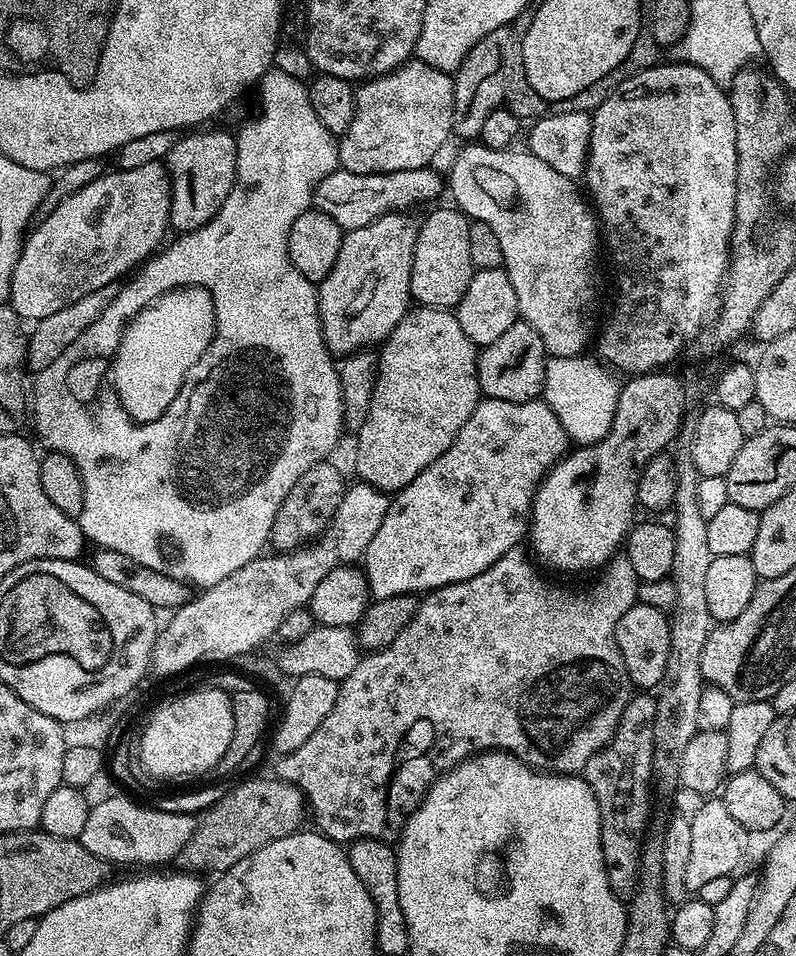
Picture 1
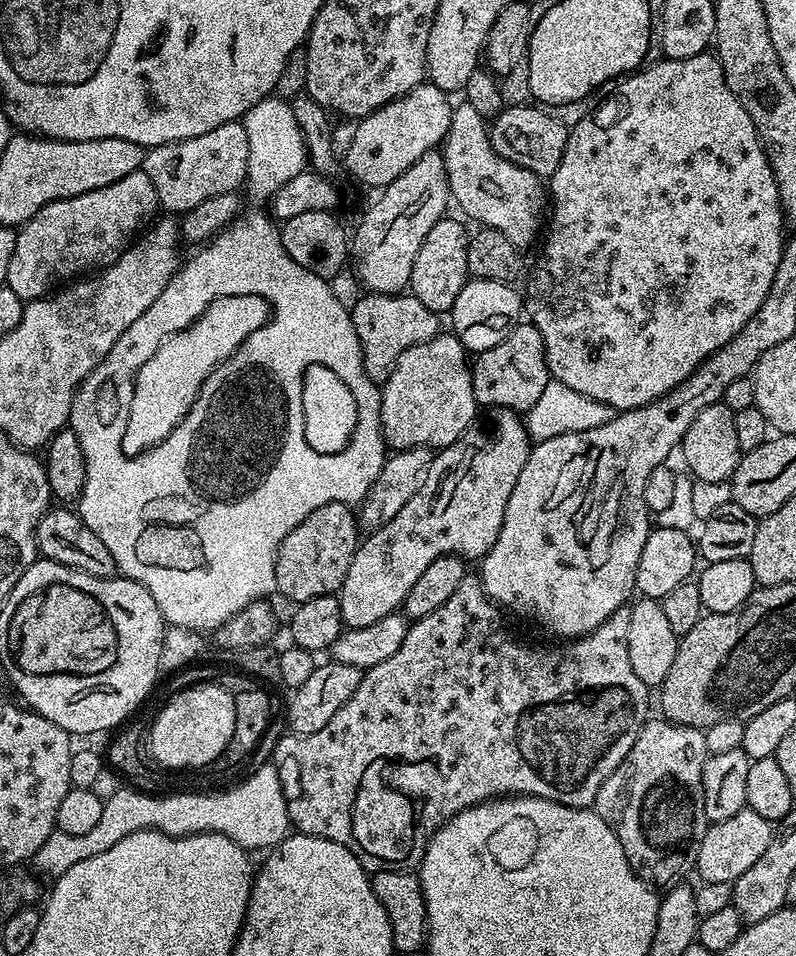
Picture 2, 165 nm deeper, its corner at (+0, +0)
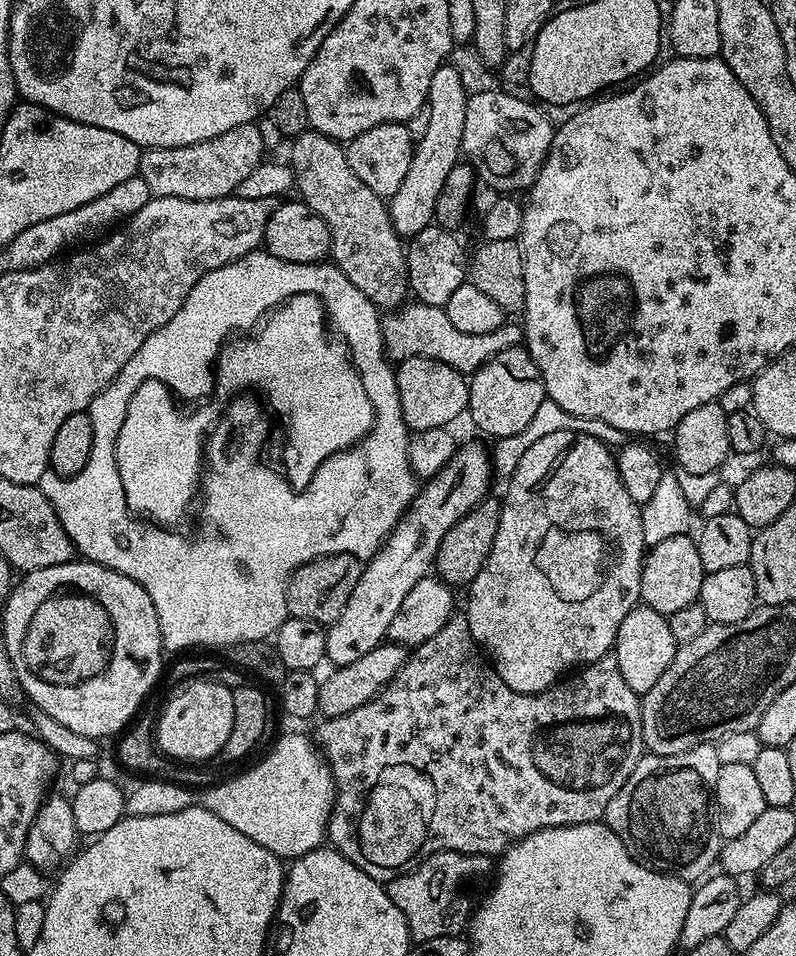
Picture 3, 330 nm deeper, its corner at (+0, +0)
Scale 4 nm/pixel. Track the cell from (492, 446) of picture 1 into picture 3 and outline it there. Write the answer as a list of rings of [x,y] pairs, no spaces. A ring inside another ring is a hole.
[[[461,443],[456,449],[454,458],[428,484],[419,489],[412,505],[404,511],[394,530],[384,539],[380,549],[371,560],[364,564],[362,578],[358,586],[350,593],[350,602],[342,610],[342,618],[327,625],[326,650],[324,651],[329,665],[341,668],[350,666],[358,658],[366,658],[370,650],[385,643],[390,622],[398,614],[406,594],[422,579],[429,575],[436,559],[436,551],[446,538],[446,530],[458,522],[471,508],[477,508],[489,495],[488,487],[494,477],[494,465],[490,459],[489,449],[480,444]]]

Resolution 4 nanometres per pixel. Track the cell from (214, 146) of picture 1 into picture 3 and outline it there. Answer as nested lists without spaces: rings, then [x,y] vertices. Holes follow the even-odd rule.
[[[255,123],[234,126],[226,134],[218,134],[209,140],[173,148],[145,148],[140,153],[140,171],[138,175],[150,186],[153,196],[162,198],[186,198],[193,200],[214,200],[235,193],[236,188],[265,159],[266,145],[259,127]]]

